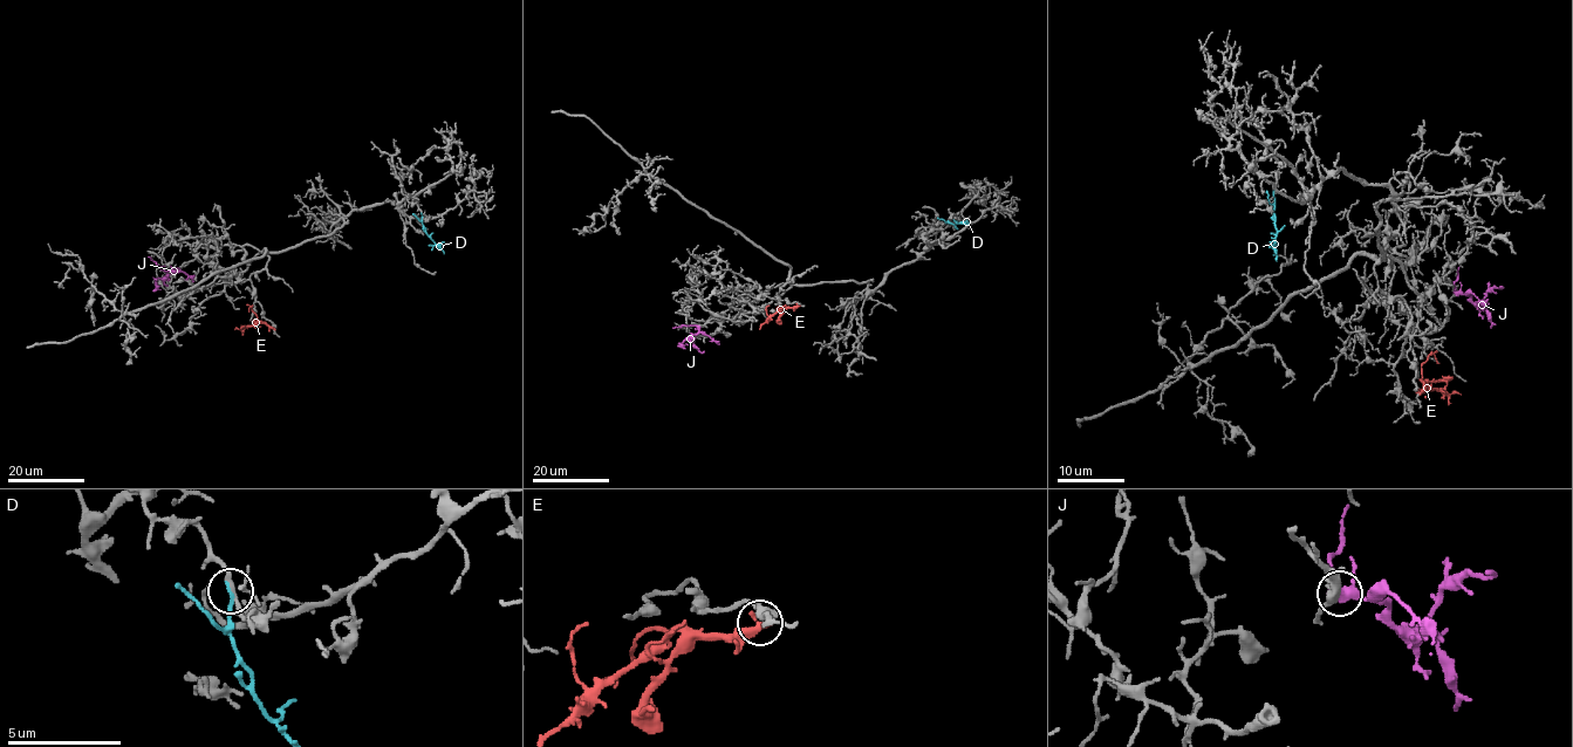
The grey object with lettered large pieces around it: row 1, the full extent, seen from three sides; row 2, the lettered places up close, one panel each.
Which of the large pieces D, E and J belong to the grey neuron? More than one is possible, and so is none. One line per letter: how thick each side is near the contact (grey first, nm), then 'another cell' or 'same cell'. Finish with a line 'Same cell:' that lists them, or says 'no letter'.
D: 180/190 nm | same cell
E: 400/400 nm | another cell
J: 420/340 nm | another cell
Same cell: D

